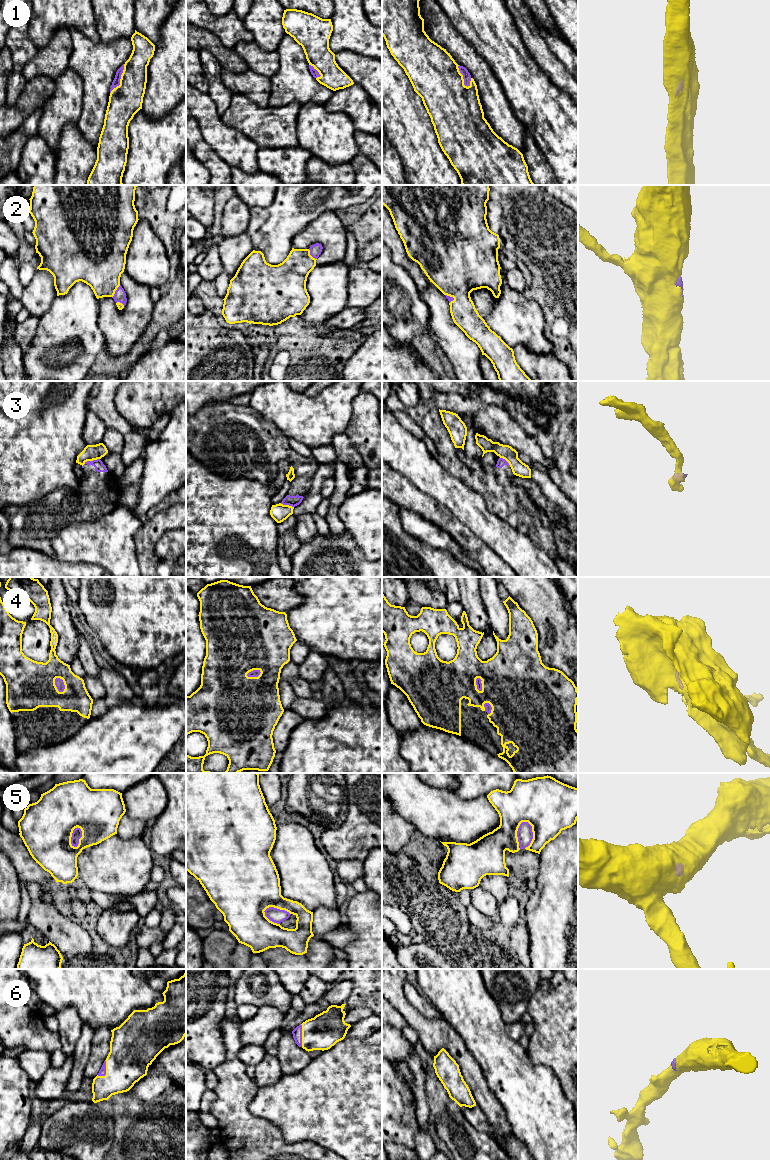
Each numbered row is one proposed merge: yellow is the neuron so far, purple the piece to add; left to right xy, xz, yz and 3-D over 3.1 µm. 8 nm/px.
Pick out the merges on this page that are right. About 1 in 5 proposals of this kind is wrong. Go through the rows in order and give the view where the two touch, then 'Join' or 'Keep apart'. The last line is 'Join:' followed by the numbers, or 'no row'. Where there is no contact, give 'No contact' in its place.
1: Touches yellow in yz. Join
2: Touches yellow in xy. Join
3: Touches yellow in xy. Keep apart
4: Touches yellow in xy. Join
5: Touches yellow in yz. Join
6: Touches yellow in xz. Join
Join: 1, 2, 4, 5, 6

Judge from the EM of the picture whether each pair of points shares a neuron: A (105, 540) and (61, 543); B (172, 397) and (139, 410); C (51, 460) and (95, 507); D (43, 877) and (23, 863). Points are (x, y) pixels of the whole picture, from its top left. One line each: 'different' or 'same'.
A: same
B: same
C: different
D: same

